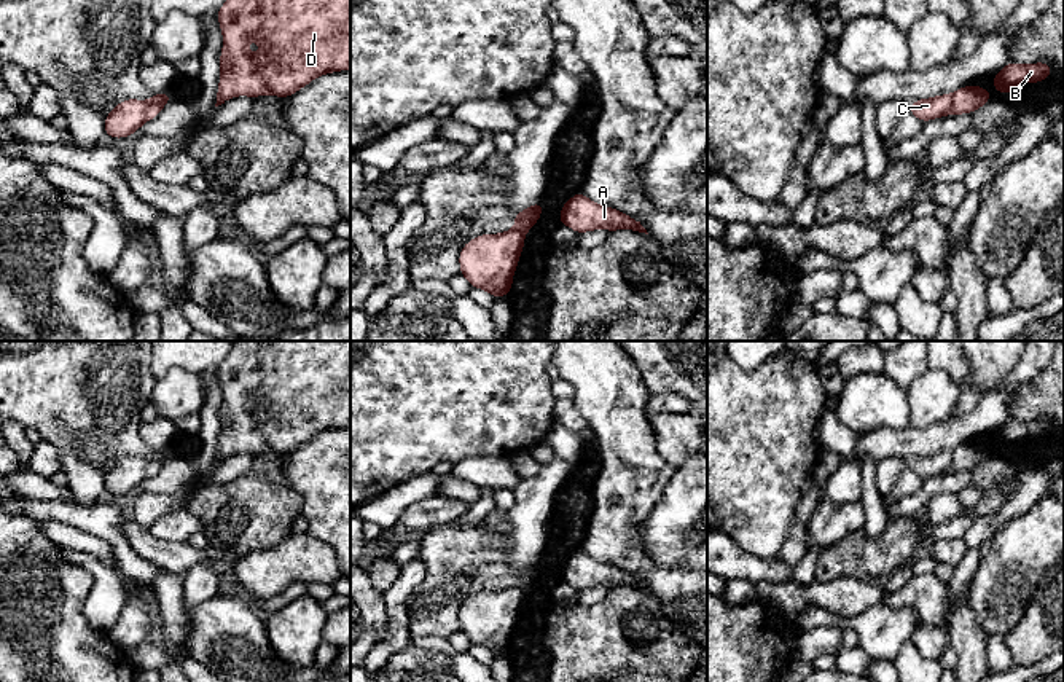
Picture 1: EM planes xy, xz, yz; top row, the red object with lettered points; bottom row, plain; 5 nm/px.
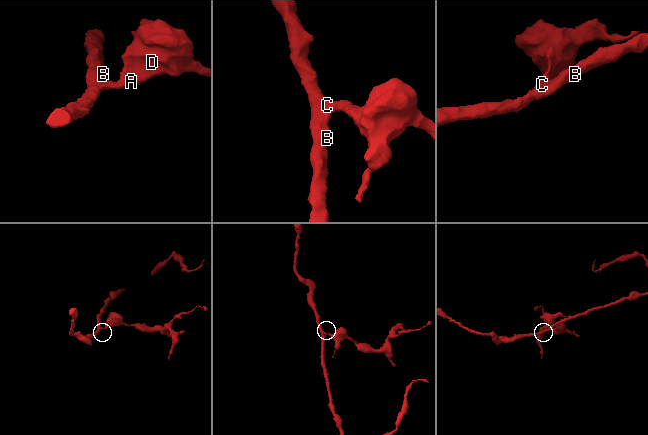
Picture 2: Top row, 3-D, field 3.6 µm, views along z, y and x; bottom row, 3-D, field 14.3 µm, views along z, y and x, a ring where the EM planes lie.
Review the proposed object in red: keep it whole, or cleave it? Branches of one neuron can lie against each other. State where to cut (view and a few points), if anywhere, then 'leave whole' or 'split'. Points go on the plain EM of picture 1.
cut yz (953, 450), (953, 459), (945, 470); split

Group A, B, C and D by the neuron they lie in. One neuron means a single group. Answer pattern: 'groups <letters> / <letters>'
groups A C D / B

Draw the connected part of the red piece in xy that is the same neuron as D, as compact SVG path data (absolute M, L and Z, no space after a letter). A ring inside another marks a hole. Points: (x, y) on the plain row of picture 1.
M236 341L217 373L225 400L215 464L237 453L287 456L320 432L350 425L350 341ZM248 397L261 402L258 411L247 408Z

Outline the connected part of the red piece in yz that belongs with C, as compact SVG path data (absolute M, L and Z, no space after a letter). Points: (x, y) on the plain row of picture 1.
M949 449L948 453L938 451L932 456L916 456L914 461L906 465L906 468L925 480L945 473L951 465L951 461L953 449Z

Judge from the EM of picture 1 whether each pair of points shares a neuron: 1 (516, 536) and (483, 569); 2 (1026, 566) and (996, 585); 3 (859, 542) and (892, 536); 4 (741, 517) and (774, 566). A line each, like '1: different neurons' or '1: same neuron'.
1: different neurons
2: same neuron
3: same neuron
4: different neurons

